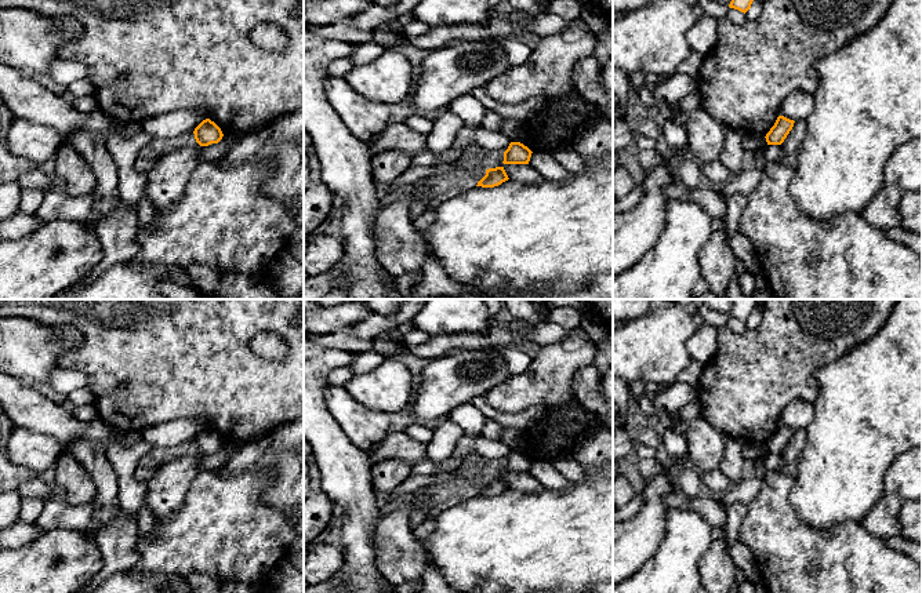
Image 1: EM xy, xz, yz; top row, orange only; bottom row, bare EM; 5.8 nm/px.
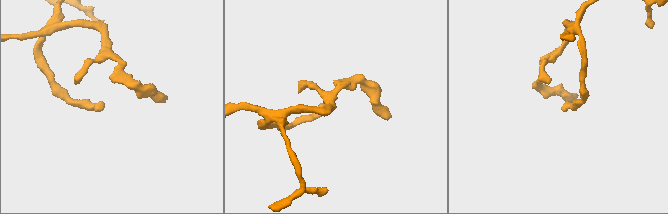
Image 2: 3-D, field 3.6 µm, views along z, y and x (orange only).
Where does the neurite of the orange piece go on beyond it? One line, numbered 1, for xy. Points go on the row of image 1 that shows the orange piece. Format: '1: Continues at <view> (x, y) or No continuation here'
1: No continuation here

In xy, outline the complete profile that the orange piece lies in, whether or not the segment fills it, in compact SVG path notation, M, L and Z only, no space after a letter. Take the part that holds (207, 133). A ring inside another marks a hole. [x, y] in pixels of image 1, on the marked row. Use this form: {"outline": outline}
{"outline": "M210 119L203 120L193 131L195 139L200 146L218 143L224 134L221 128Z"}

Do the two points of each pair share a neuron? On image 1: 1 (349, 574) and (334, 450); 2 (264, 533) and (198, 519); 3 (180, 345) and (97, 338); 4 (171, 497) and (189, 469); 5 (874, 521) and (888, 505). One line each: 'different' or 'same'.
1: same
2: same
3: same
4: same
5: same

